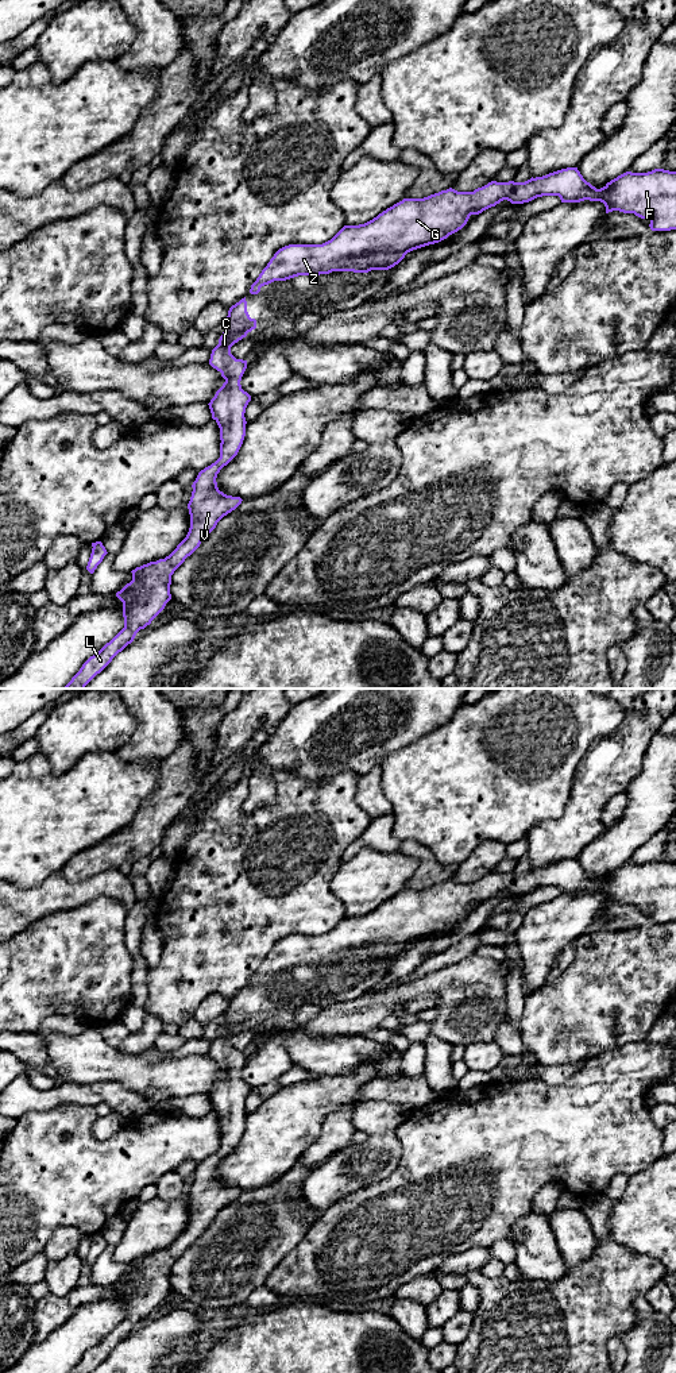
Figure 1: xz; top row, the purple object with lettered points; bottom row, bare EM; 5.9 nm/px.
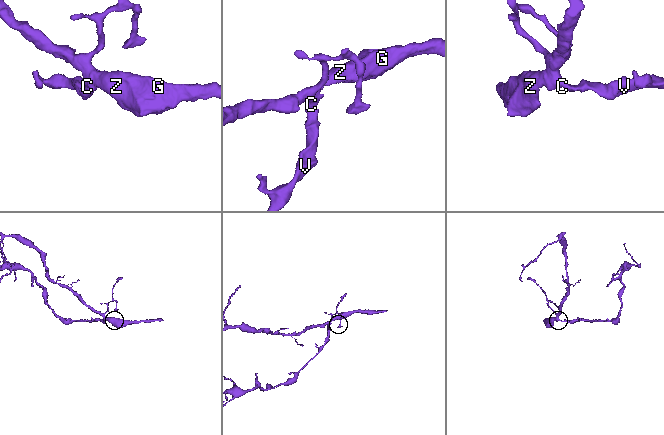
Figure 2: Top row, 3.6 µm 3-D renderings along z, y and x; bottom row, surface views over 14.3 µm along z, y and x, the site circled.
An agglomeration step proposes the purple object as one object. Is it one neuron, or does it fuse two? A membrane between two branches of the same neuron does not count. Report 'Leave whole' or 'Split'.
Leave whole

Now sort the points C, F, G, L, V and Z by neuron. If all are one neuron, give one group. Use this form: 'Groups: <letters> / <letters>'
Groups: C F G L V Z

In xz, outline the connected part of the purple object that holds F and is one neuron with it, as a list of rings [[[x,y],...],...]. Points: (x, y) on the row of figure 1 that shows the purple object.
[[[567,167],[542,177],[532,177],[525,182],[491,181],[474,192],[457,192],[449,188],[424,198],[403,198],[364,224],[344,225],[322,244],[289,244],[279,248],[251,285],[250,293],[258,294],[264,285],[298,275],[389,270],[398,265],[407,252],[439,243],[461,230],[471,215],[479,215],[503,200],[524,204],[542,196],[559,196],[561,203],[600,201],[606,207],[606,213],[619,211],[649,219],[652,231],[676,230],[676,171],[664,169],[648,173],[626,171],[596,189],[583,178],[578,167]]]

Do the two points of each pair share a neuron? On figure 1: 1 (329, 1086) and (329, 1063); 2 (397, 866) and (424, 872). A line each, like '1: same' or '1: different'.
1: different
2: different

